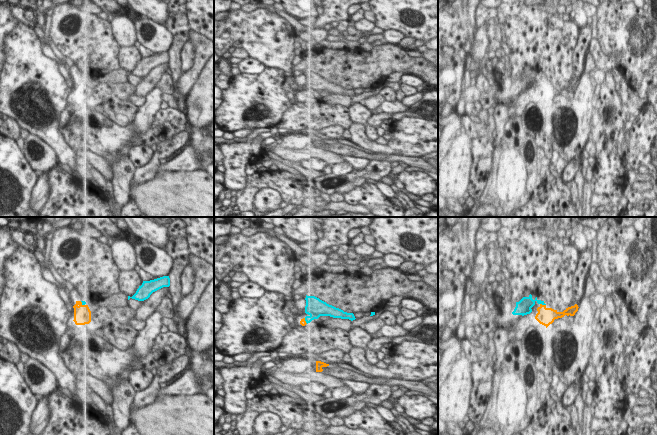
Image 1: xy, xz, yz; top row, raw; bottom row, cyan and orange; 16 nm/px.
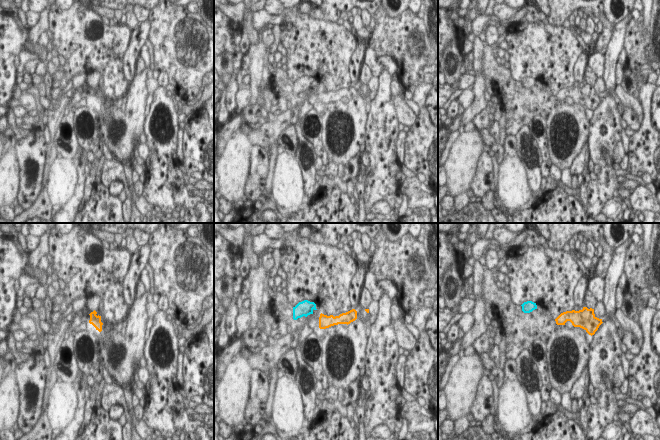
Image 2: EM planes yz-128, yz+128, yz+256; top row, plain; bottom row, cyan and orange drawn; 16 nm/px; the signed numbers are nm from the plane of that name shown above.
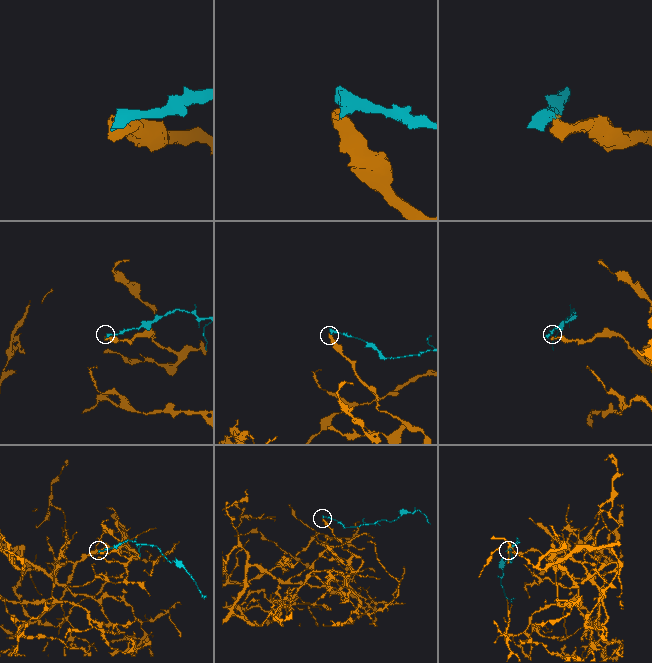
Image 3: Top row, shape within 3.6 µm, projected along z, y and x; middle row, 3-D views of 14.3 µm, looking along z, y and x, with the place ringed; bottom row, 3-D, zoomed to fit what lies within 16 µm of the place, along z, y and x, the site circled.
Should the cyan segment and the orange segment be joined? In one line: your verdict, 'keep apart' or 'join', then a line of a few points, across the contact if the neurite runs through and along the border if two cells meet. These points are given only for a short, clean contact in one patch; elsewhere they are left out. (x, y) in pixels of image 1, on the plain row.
keep apart; line yz (540, 79), (545, 81)

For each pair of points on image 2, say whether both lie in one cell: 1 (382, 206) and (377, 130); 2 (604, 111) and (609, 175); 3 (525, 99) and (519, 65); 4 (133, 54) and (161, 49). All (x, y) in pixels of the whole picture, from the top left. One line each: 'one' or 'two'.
1: two
2: one
3: two
4: two

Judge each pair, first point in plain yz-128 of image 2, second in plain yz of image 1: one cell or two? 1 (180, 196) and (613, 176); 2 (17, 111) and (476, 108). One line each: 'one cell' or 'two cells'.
1: one cell
2: one cell

